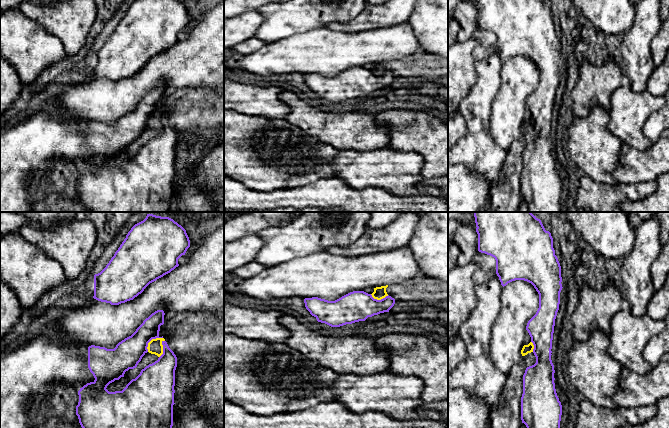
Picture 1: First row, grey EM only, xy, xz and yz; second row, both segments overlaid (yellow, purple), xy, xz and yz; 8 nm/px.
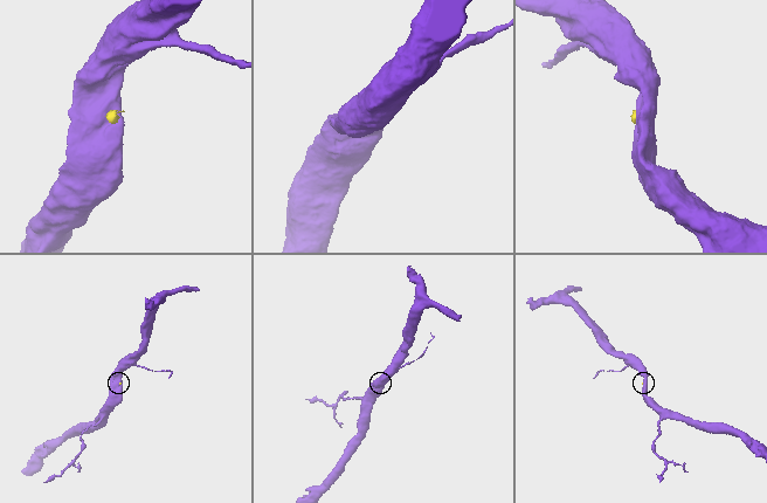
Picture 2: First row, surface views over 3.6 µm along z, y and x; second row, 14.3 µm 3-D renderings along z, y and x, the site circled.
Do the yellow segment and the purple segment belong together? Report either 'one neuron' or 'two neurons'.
two neurons

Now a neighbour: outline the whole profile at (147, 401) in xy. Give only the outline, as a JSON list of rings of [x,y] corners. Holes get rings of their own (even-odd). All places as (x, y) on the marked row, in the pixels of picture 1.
[[[163,310],[152,313],[131,336],[119,342],[114,349],[95,345],[88,347],[88,368],[95,380],[78,391],[79,402],[76,406],[76,415],[82,428],[172,428],[177,357],[166,341],[162,341],[163,354],[158,360],[142,369],[140,374],[132,379],[122,391],[109,392],[106,389],[110,383],[124,377],[126,371],[137,367],[142,357],[148,352],[148,343],[152,339],[163,338],[159,336],[159,331],[160,326],[164,324],[164,315]]]

